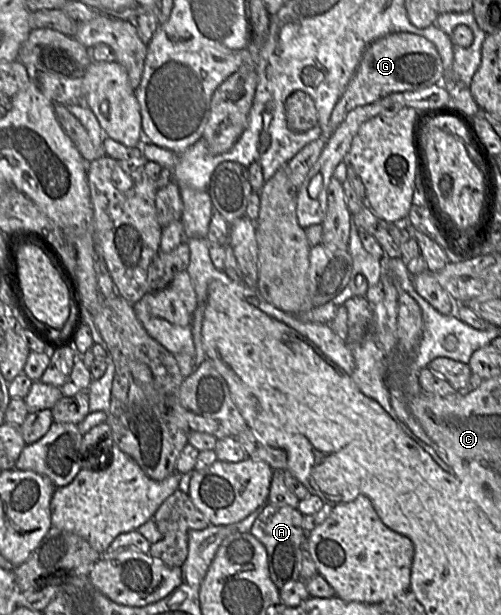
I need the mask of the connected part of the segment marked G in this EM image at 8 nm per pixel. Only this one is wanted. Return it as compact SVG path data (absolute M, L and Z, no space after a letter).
M397 32L373 41L365 49L354 75L336 103L328 126L320 132L317 139L303 147L287 162L286 173L296 192L312 165L318 160L329 137L350 111L359 106L372 104L391 93L414 91L442 84L443 78L444 69L440 55L433 43L426 38L413 33Z

